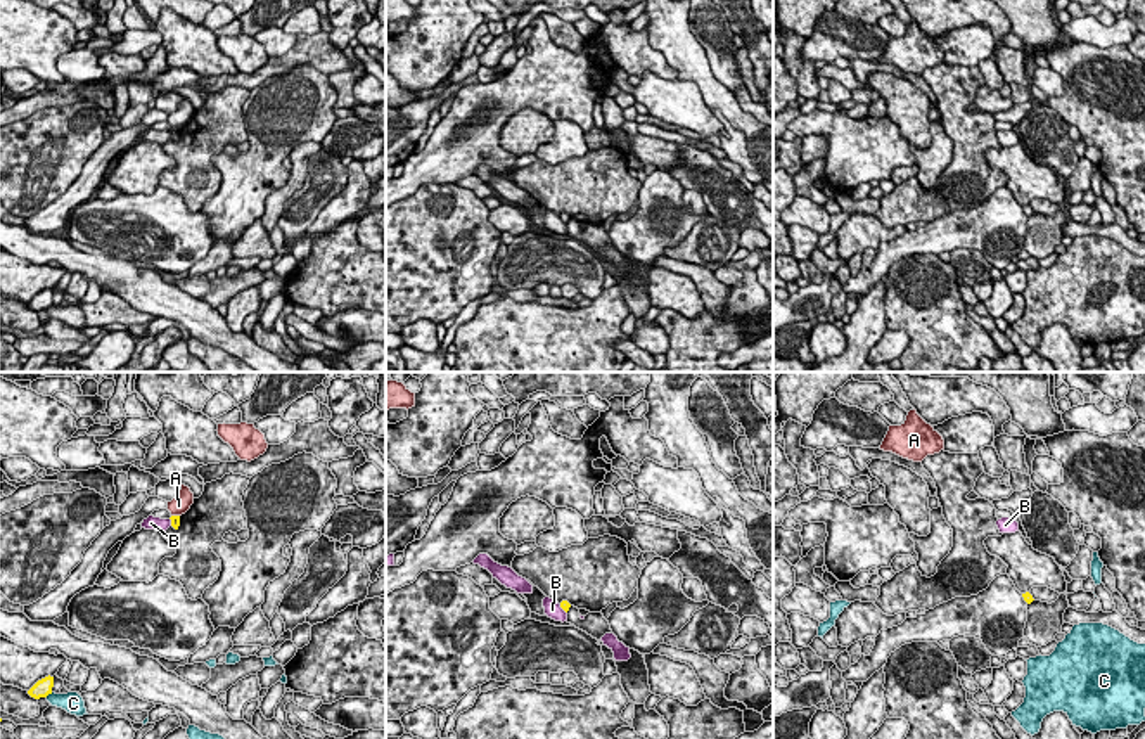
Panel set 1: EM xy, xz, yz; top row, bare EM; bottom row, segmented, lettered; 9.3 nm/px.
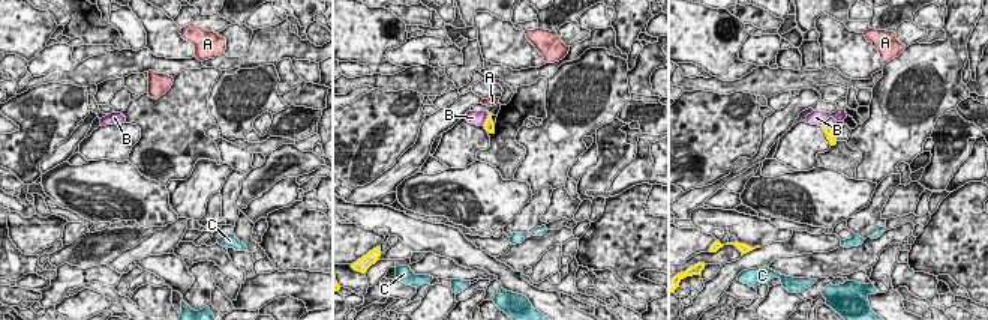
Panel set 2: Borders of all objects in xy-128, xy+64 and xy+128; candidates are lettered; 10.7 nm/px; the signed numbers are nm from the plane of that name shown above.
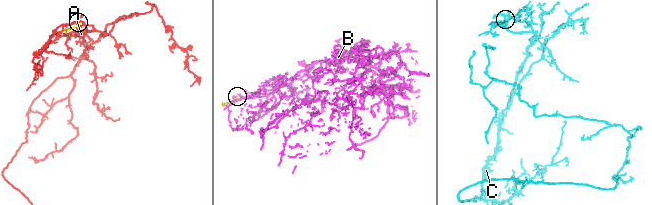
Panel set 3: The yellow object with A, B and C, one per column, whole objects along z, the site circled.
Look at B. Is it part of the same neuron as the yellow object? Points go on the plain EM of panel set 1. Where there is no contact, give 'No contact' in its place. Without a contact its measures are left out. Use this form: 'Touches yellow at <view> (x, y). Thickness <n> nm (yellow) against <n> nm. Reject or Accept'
Touches yellow at xz (562, 220). Thickness 90 nm (yellow) against 160 nm. Reject

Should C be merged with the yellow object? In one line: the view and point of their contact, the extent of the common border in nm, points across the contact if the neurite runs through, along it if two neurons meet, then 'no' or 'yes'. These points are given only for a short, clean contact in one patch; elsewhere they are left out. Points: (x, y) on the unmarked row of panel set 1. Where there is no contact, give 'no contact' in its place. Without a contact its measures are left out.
xy (49, 305) | 90 nm | along xy (52, 305), (45, 308) | no

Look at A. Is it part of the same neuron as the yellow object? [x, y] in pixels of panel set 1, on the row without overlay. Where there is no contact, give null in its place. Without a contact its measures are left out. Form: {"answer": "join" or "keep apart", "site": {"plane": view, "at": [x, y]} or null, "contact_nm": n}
{"answer": "keep apart", "site": {"plane": "xy", "at": [175, 128]}, "contact_nm": 80}

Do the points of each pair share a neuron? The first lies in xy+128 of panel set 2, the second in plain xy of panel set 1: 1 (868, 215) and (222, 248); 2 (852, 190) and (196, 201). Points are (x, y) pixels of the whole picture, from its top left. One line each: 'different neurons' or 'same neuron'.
1: same neuron
2: different neurons

